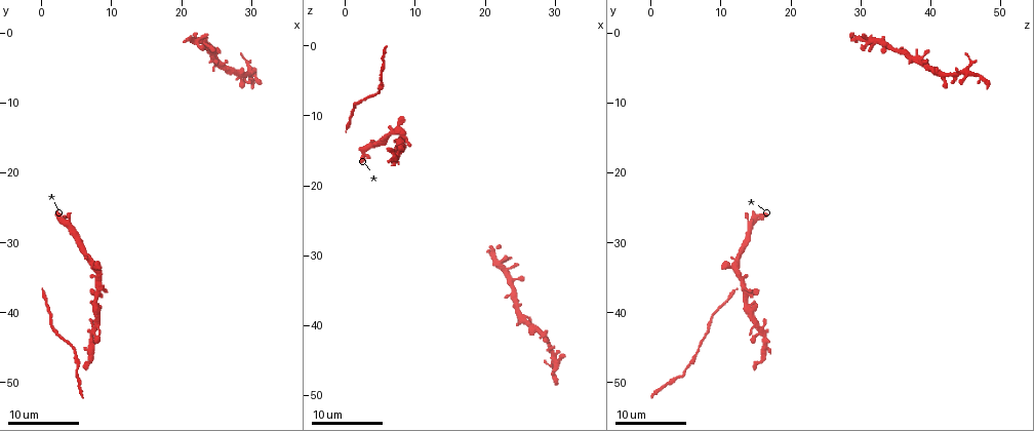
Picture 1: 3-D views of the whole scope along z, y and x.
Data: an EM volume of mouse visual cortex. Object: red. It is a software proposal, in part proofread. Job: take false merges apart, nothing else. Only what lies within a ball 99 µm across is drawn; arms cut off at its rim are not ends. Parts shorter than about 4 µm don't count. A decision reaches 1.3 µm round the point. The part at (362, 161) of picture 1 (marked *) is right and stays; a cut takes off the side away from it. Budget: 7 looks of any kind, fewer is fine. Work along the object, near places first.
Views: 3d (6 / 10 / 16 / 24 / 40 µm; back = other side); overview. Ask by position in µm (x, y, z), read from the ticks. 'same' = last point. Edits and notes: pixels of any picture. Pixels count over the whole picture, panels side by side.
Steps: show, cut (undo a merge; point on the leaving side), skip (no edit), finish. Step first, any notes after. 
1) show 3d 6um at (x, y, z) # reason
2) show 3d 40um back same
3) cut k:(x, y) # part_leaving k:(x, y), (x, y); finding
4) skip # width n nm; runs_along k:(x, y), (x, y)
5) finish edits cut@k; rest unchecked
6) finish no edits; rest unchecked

show 3d 6um at (7.5, 42.5, 15.5) # thin neck

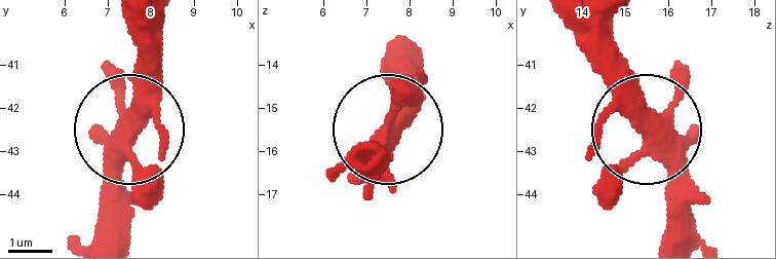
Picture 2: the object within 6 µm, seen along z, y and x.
skip # width 380 nm; continuous, no second neuron

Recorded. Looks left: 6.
show 3d 16um at (7.0, 46.5, 15.5)

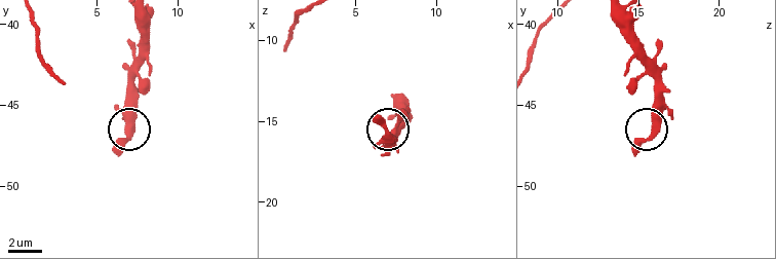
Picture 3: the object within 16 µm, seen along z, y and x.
skip # width 380 nm; continuous, no second neuron

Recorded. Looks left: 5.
show 3d 16um at (7.5, 39.0, 13.5)

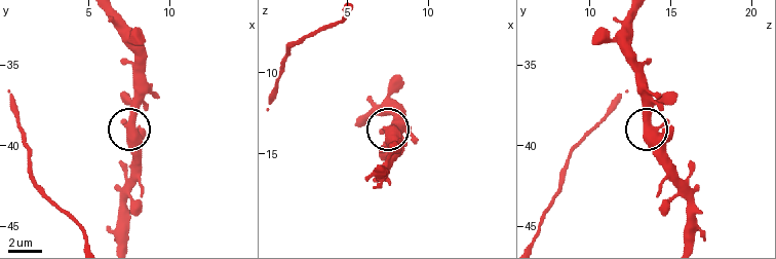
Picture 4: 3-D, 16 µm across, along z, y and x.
skip # side_arm 12 um; all the same neuron

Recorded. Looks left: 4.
finish no edits; rest unchecked

